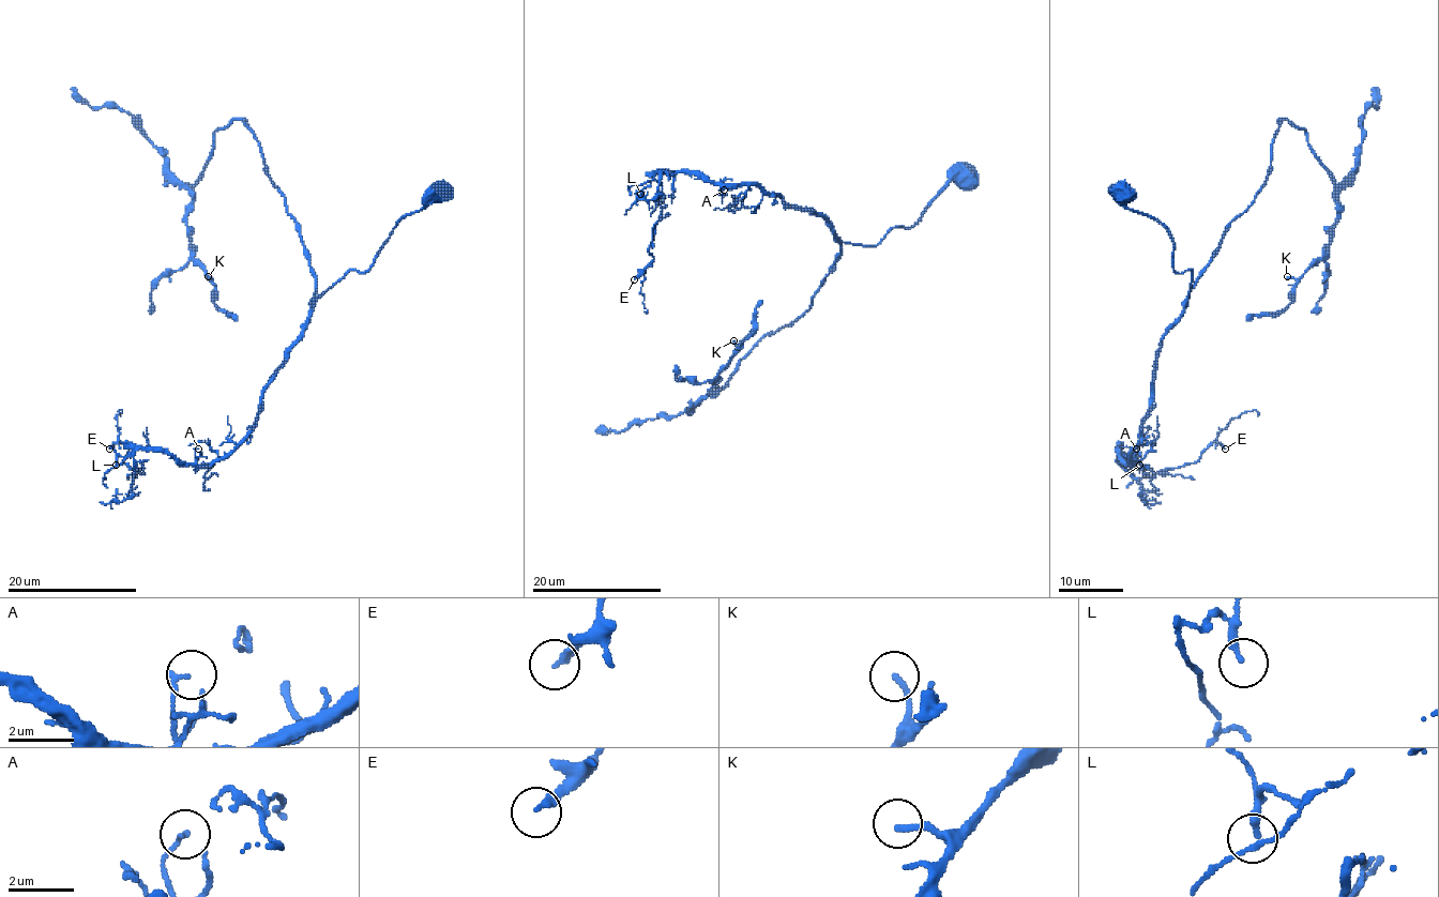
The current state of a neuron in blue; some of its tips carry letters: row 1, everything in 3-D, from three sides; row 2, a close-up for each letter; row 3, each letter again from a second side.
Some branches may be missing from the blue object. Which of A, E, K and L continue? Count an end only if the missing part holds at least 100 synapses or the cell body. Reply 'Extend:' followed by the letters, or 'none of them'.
Extend: none of them

